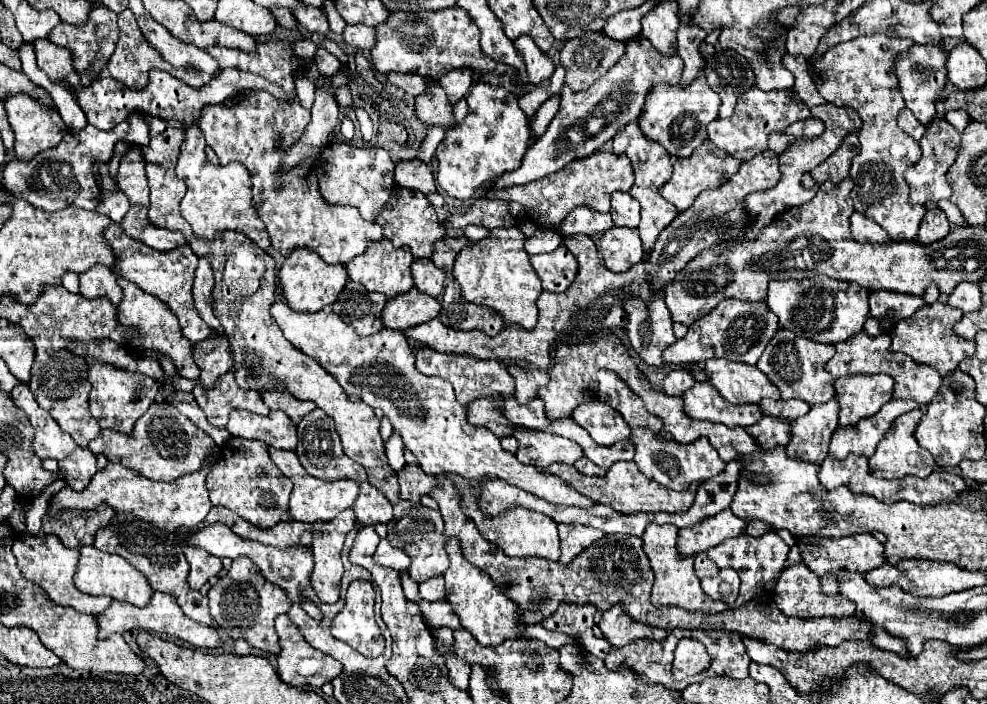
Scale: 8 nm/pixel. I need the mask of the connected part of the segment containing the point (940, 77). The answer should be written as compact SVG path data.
M913 45L909 51L901 53L895 61L895 73L899 79L899 89L905 99L907 109L913 111L913 115L921 123L929 123L935 117L935 99L943 91L947 83L947 69L945 69L945 57L947 53L943 51L941 45Z

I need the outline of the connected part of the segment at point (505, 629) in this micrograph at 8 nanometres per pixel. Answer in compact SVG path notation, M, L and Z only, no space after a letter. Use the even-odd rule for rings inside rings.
M447 541L445 551L449 555L449 567L445 571L445 591L447 591L447 601L453 605L455 615L461 621L461 629L469 631L481 645L499 645L501 641L507 639L519 639L521 637L521 615L517 613L517 605L509 601L491 581L489 575L481 573L481 569L469 565L461 557L461 545L457 541ZM521 623L521 627L519 627Z

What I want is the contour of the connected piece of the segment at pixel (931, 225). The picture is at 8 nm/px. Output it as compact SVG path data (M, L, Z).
M929 209L921 221L919 227L919 239L923 245L935 243L939 239L943 239L951 229L951 223L947 219L947 215L941 209Z

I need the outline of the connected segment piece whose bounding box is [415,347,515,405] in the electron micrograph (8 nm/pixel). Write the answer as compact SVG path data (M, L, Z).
M421 347L421 349L417 349L415 365L423 375L439 375L439 377L447 379L453 385L455 397L461 405L465 405L477 397L485 397L485 395L493 395L493 393L501 393L505 397L511 397L515 393L515 381L509 373L507 365L501 361L473 361L473 357L453 355L453 353L437 353L435 349Z

